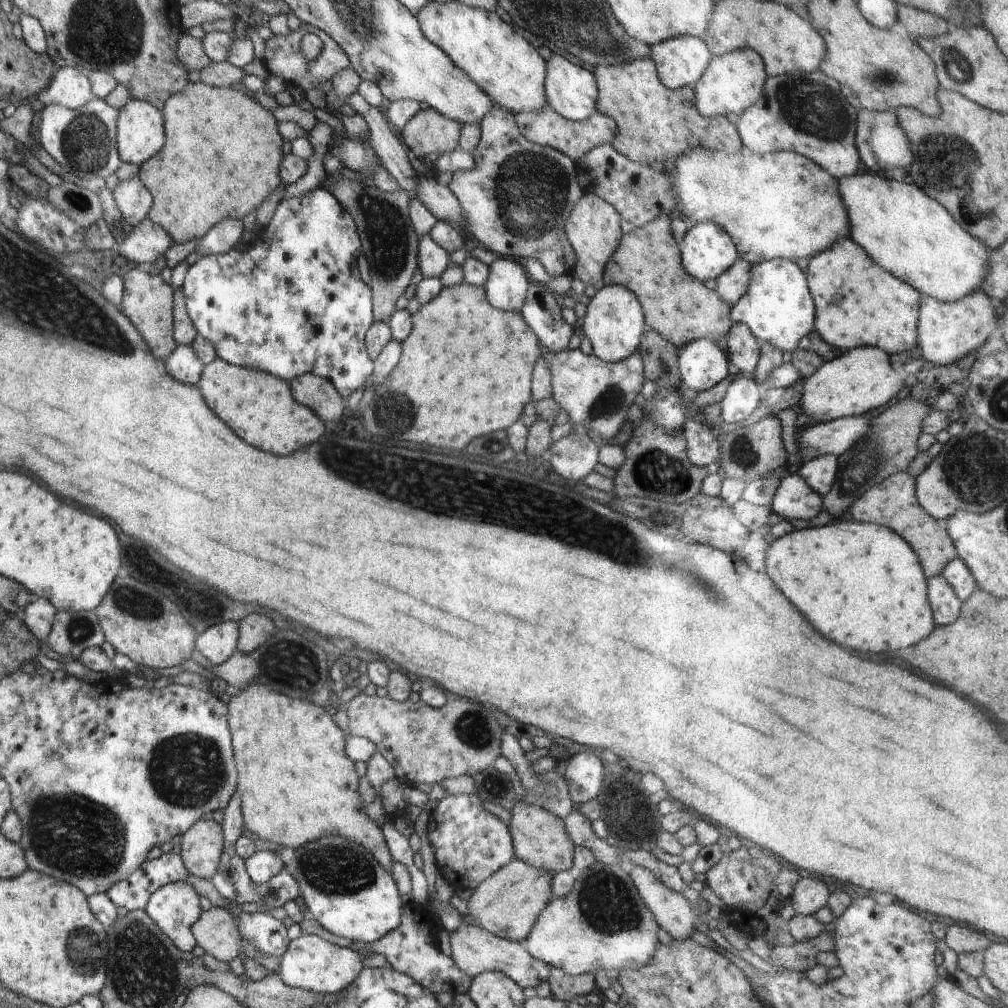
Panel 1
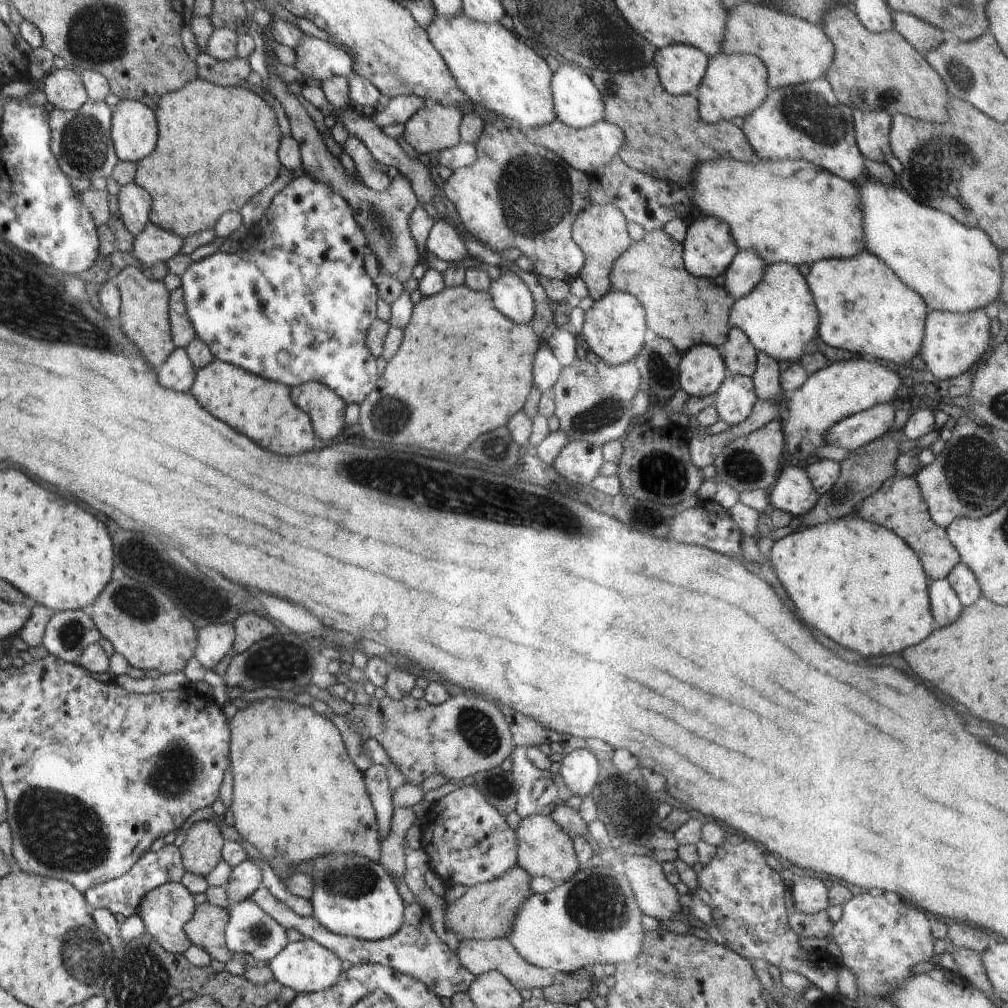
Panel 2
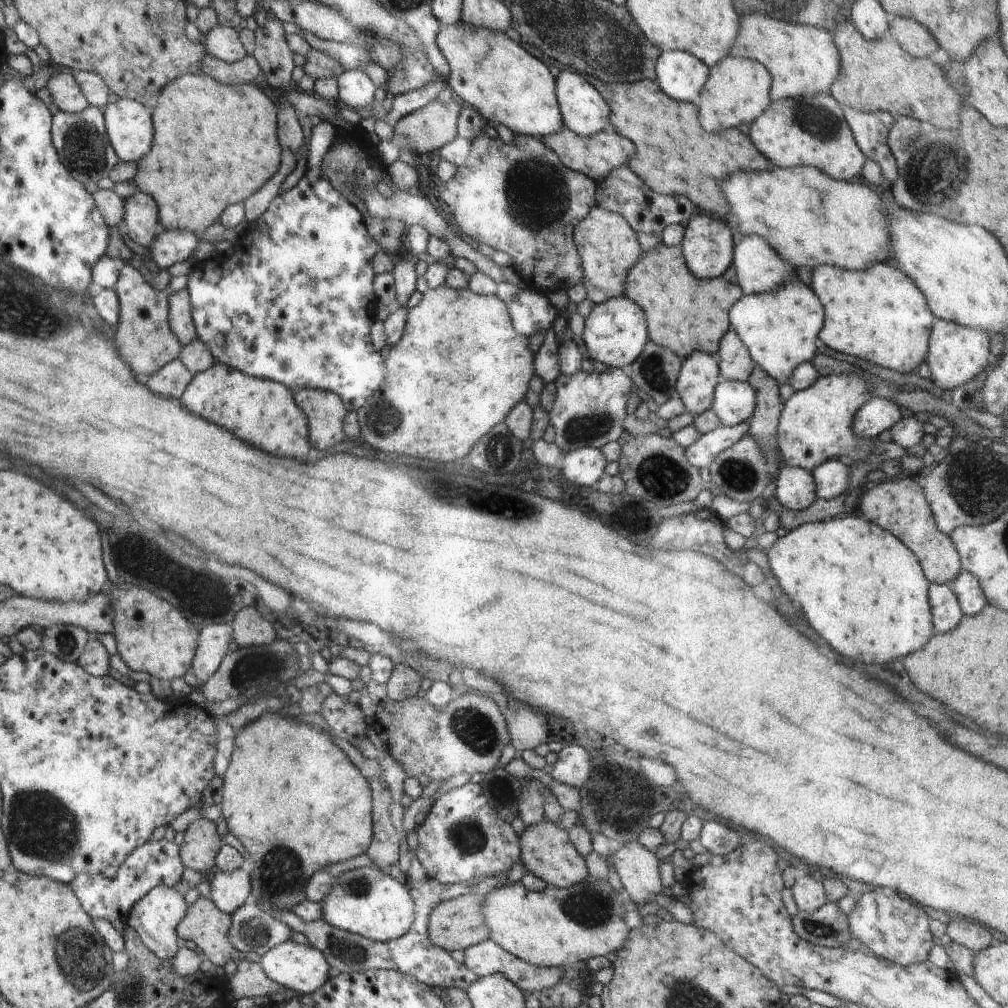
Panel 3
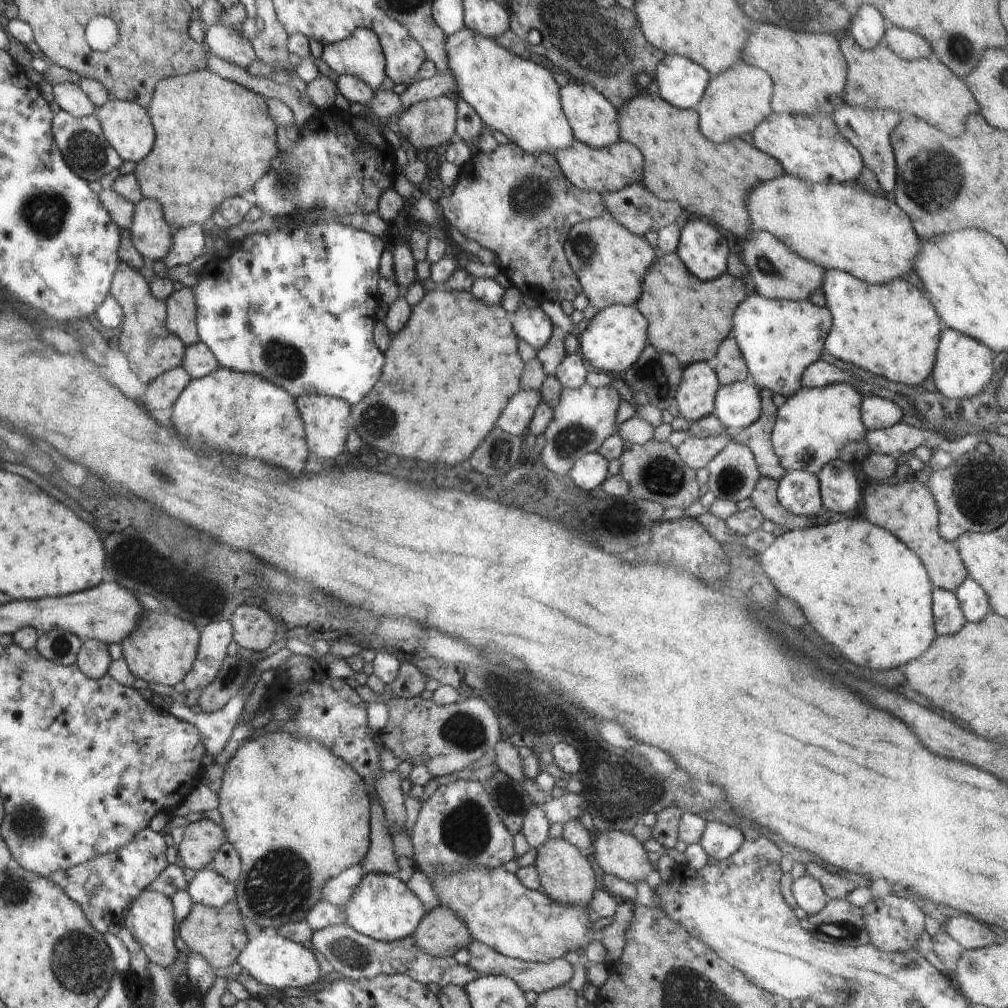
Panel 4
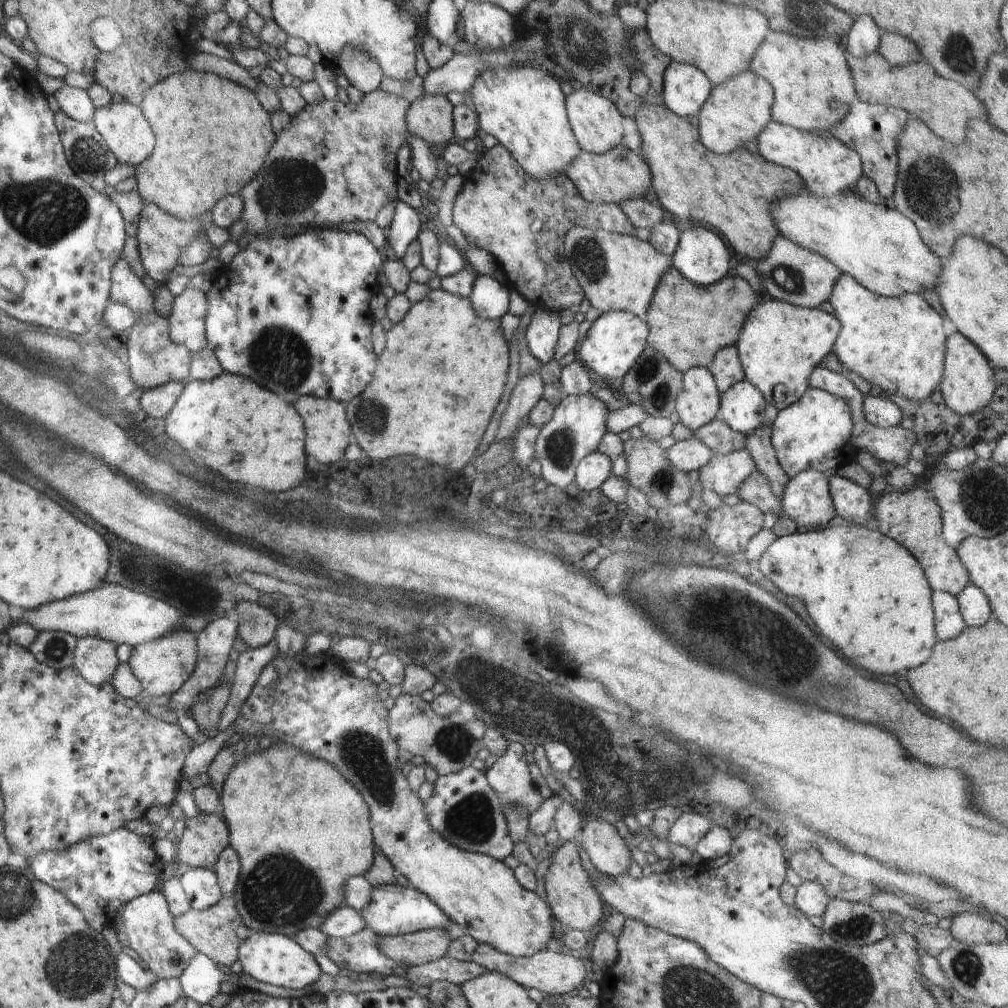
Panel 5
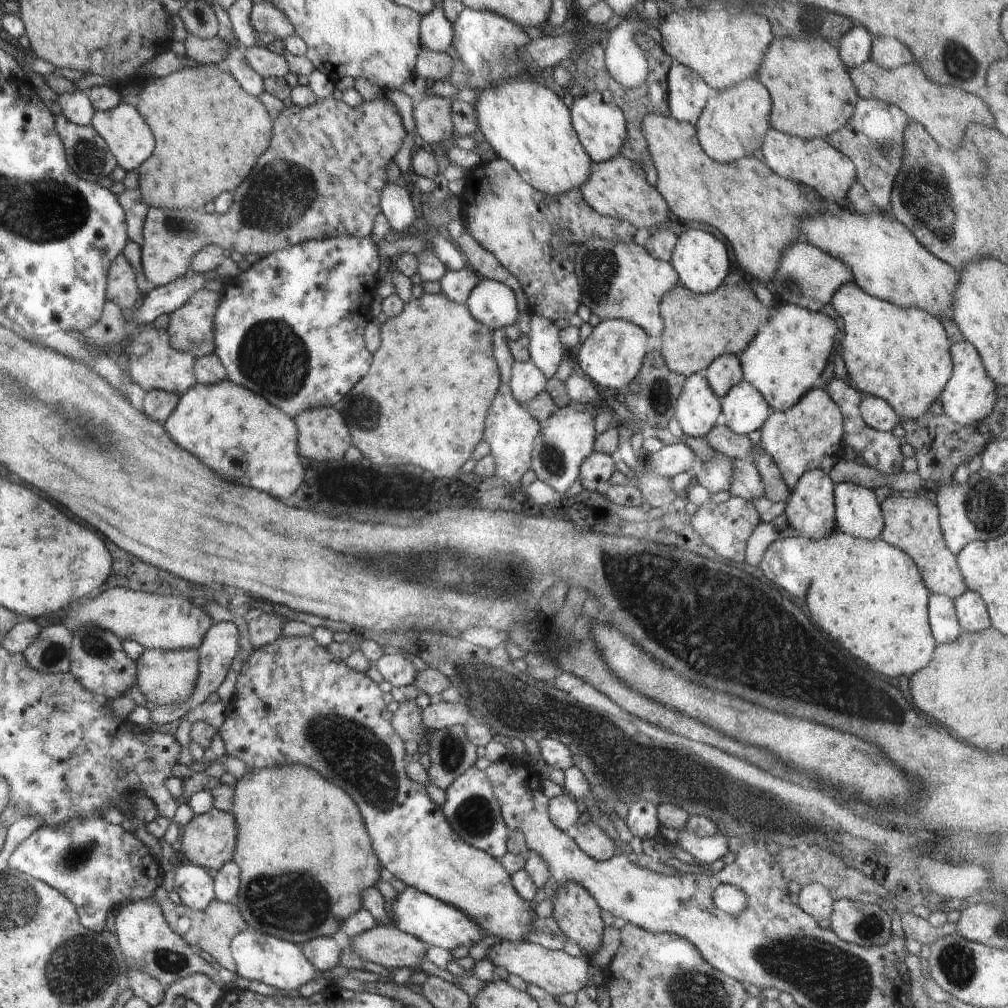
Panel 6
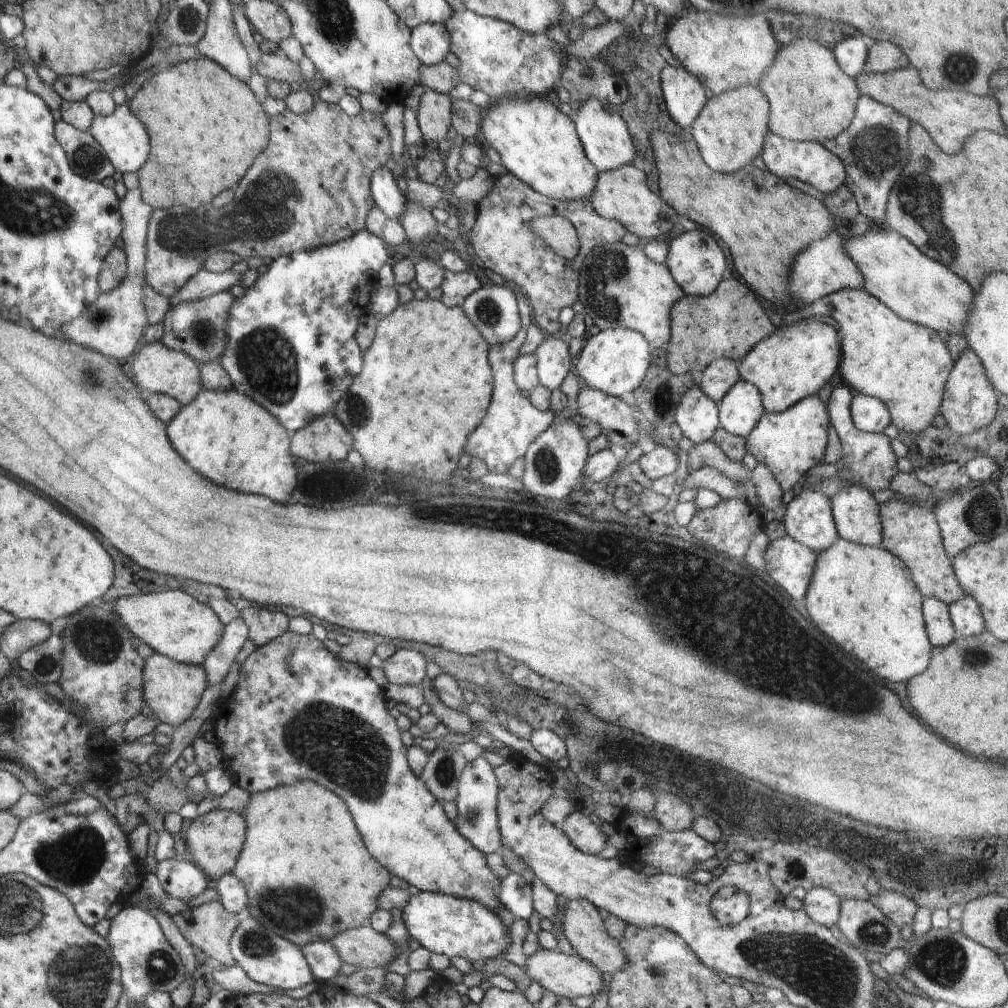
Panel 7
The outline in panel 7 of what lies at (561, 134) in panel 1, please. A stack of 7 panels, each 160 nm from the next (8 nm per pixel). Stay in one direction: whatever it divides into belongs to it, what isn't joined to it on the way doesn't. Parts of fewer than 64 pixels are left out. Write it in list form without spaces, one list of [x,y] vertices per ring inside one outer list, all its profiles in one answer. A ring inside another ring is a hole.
[[[632,163],[599,173],[596,186],[588,199],[600,216],[617,220],[643,242],[661,238],[662,234],[670,232],[682,220],[682,216],[664,202],[659,194],[654,194],[648,188],[646,174]]]

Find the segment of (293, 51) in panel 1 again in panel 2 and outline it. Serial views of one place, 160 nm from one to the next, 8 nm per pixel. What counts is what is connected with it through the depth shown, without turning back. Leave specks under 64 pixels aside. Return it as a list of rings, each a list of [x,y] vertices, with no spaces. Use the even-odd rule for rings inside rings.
[[[304,34],[294,51],[296,54],[296,61],[293,66],[298,68],[302,74],[310,76],[310,78],[314,80],[320,80],[320,82],[322,82],[326,81],[327,78],[335,76],[350,78],[354,74],[352,68],[353,60],[350,54],[342,47],[338,48],[336,43],[330,43]]]

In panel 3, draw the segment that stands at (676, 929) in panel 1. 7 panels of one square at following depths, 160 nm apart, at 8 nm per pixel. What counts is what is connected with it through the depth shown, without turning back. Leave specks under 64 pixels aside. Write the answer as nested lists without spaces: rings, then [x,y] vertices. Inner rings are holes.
[[[639,842],[614,846],[614,865],[628,893],[629,906],[639,907],[652,902],[656,894],[662,893],[660,860]]]

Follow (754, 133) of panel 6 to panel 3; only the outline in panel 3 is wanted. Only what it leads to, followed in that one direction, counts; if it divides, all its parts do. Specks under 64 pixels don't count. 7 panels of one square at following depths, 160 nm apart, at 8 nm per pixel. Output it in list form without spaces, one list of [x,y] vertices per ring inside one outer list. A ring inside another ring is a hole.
[[[730,54],[721,58],[714,66],[709,68],[707,81],[700,91],[697,105],[700,108],[700,124],[708,132],[720,132],[726,128],[738,128],[741,124],[751,124],[771,103],[770,74],[761,63],[749,58],[735,57]]]

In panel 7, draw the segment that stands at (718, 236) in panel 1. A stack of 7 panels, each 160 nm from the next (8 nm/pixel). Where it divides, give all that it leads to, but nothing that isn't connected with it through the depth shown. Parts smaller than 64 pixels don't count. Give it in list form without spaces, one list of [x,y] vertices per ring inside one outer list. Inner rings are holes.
[[[692,230],[680,234],[669,243],[669,253],[665,262],[672,273],[676,284],[686,292],[694,296],[708,296],[716,290],[716,286],[722,280],[722,274],[726,270],[726,258],[711,235],[704,234],[702,230]]]

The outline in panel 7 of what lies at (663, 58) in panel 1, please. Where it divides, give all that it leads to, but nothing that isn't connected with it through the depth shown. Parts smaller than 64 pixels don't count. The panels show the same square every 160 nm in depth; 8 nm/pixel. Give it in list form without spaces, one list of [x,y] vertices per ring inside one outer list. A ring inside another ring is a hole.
[[[664,65],[661,89],[672,120],[683,129],[693,126],[706,101],[706,90],[700,81],[683,66]]]

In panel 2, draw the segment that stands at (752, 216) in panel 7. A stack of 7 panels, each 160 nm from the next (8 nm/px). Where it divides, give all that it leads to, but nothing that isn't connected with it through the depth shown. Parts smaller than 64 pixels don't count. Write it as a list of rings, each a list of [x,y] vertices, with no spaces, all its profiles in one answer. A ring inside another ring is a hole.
[[[653,65],[620,74],[614,74],[609,70],[592,72],[592,82],[603,98],[603,119],[618,124],[626,138],[624,146],[617,150],[616,154],[630,168],[684,186],[692,178],[696,164],[716,158],[716,142],[718,142],[718,156],[722,158],[736,158],[746,163],[750,163],[750,158],[756,160],[753,148],[749,145],[742,129],[726,120],[718,122],[718,126],[706,122],[702,126],[702,120],[698,116],[697,97],[692,98],[694,94],[672,96],[666,90],[662,90],[663,86],[656,72]]]

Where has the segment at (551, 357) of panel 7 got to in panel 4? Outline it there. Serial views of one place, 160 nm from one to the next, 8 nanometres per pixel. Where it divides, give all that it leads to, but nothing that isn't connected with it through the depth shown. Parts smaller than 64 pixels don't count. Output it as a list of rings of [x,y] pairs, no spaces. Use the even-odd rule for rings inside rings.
[[[520,303],[515,313],[510,316],[510,321],[517,337],[536,349],[542,348],[553,333],[552,321],[540,306],[528,308]]]

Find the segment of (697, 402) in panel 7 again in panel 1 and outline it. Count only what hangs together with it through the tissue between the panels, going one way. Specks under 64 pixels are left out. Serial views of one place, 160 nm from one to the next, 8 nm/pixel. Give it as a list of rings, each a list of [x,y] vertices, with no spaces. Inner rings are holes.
[[[693,340],[683,346],[677,358],[681,385],[697,392],[708,390],[730,374],[728,363],[725,348],[720,342]]]

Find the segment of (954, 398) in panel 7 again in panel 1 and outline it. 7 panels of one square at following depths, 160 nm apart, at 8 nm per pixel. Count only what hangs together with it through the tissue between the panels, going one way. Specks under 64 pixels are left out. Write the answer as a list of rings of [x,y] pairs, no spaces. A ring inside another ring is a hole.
[[[980,288],[954,302],[942,302],[936,300],[933,296],[922,294],[920,299],[919,317],[917,320],[917,345],[922,349],[922,357],[933,365],[946,366],[956,362],[959,358],[974,352],[979,346],[982,346],[986,339],[994,332],[996,328],[996,312],[990,302],[990,297]]]

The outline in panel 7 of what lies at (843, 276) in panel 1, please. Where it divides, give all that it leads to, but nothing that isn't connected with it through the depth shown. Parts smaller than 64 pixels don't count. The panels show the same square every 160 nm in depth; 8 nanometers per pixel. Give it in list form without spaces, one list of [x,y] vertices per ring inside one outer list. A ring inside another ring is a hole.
[[[842,289],[833,292],[823,296],[815,304],[804,306],[804,310],[802,312],[804,320],[809,315],[827,314],[840,324],[842,345],[839,373],[849,388],[879,398],[888,407],[891,423],[899,431],[919,433],[932,425],[934,418],[940,413],[945,384],[954,363],[950,357],[950,351],[946,350],[944,340],[942,338],[938,340],[936,331],[914,324],[914,322],[908,322],[908,320],[902,320],[902,317],[894,314],[883,302],[864,289]]]

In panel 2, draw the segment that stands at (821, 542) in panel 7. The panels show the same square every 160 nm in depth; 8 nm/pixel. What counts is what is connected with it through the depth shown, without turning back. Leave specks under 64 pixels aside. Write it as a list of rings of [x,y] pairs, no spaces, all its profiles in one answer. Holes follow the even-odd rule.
[[[804,465],[784,467],[769,494],[774,509],[780,508],[800,517],[810,512],[818,499],[819,494],[815,486],[812,486]]]

